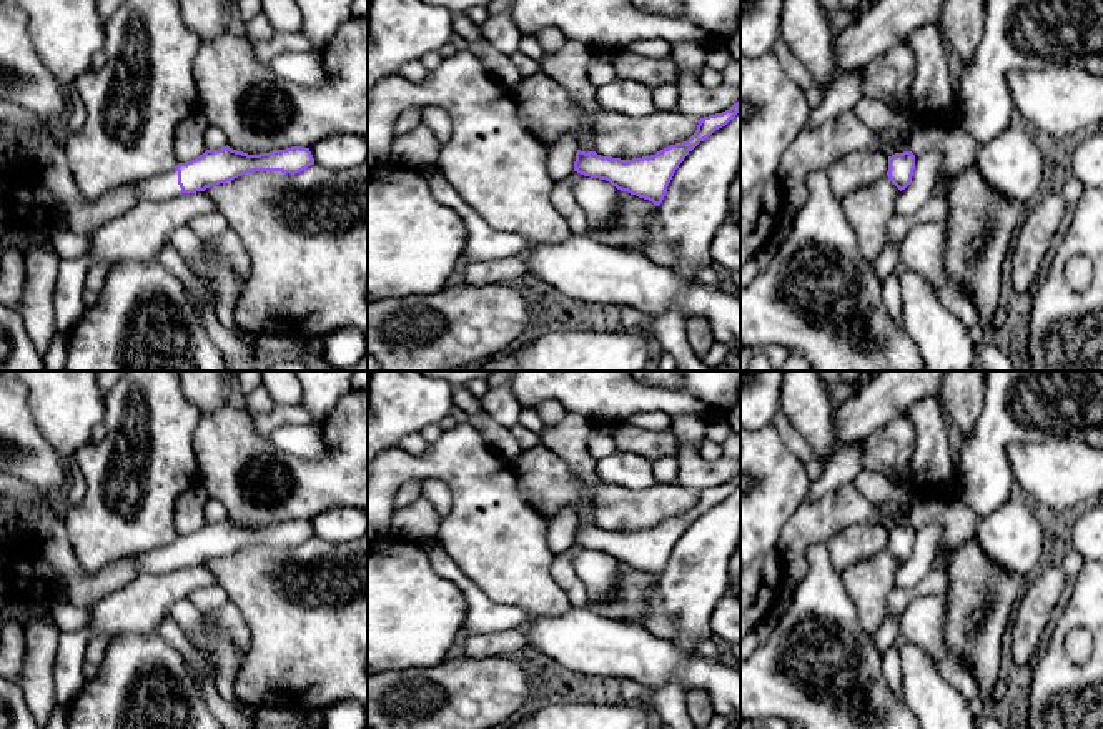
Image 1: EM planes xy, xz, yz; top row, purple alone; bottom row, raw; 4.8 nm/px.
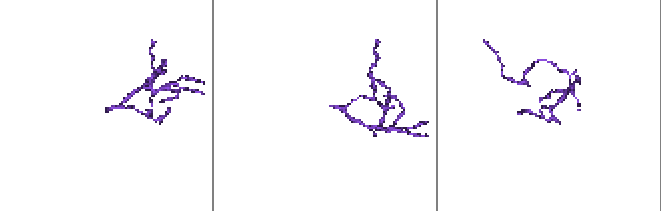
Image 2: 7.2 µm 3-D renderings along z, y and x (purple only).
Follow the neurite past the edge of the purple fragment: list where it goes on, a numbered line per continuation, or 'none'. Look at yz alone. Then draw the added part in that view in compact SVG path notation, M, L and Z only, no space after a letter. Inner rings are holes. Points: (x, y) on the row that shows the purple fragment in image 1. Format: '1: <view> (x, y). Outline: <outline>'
none

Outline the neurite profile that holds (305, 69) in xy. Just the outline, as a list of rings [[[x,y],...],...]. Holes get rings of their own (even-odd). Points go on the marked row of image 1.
[[[286,52],[275,57],[270,68],[301,87],[314,87],[324,78],[321,52]]]

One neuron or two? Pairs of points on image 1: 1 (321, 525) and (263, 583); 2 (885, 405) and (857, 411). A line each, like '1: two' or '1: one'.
1: two
2: one

